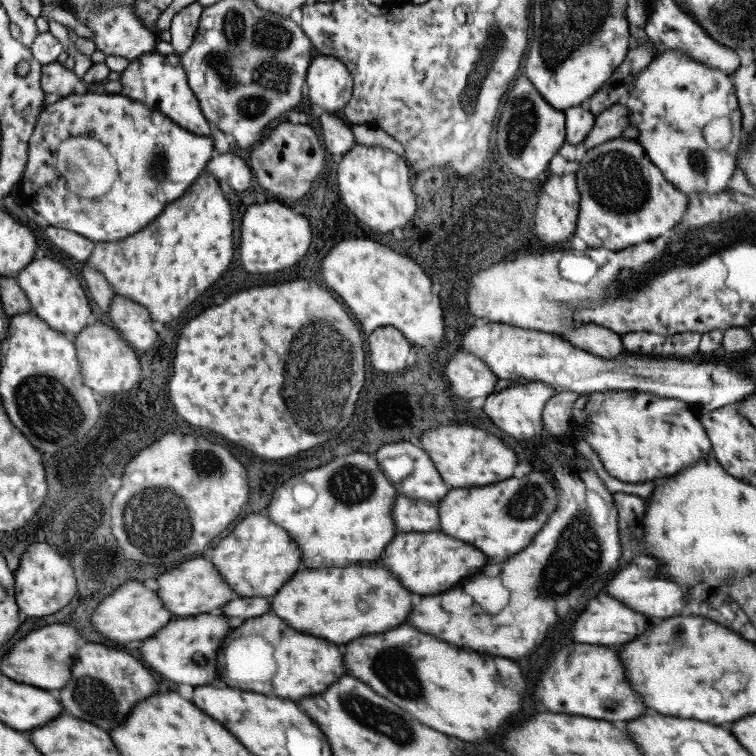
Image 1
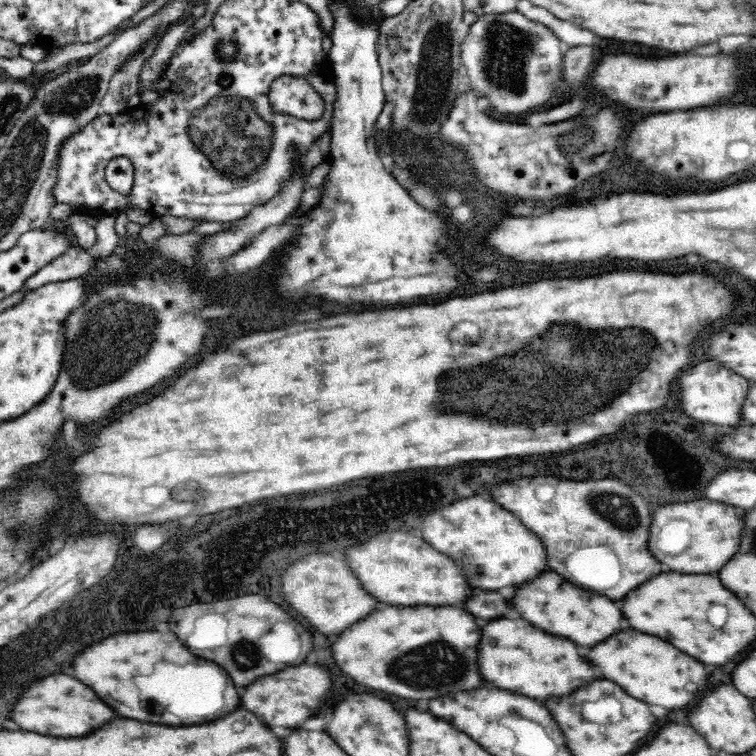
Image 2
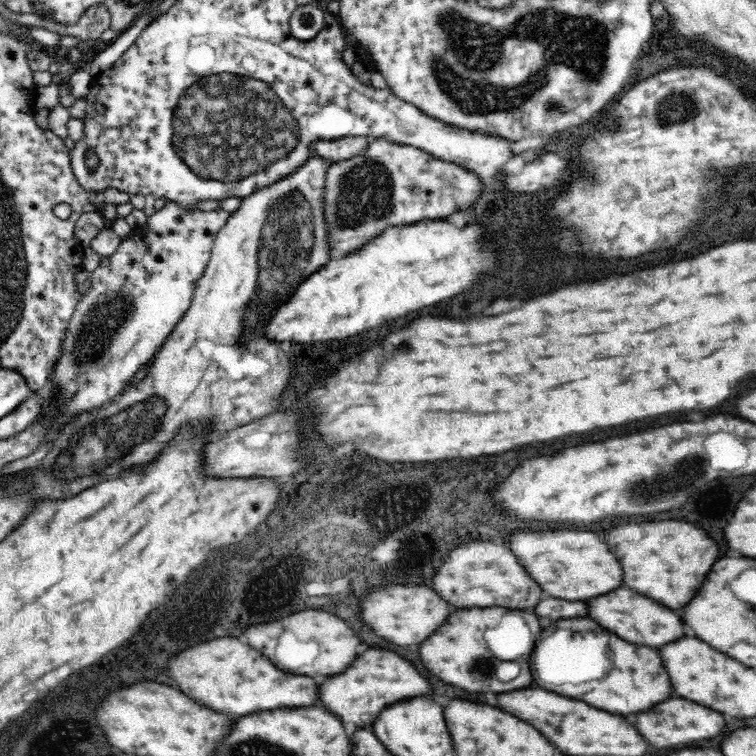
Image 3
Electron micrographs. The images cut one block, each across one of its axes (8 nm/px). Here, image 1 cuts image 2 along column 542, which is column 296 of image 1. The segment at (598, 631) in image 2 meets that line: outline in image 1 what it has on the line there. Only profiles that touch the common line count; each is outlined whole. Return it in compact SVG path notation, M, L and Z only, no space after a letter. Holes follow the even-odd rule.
M379 562L371 564L348 564L339 572L339 568L323 568L323 570L303 570L293 576L293 584L283 584L275 598L271 598L271 610L275 616L283 618L291 628L323 638L327 642L345 644L353 638L385 632L397 624L403 624L409 612L409 592L383 570ZM365 600L369 604L367 612L357 610L357 602Z

